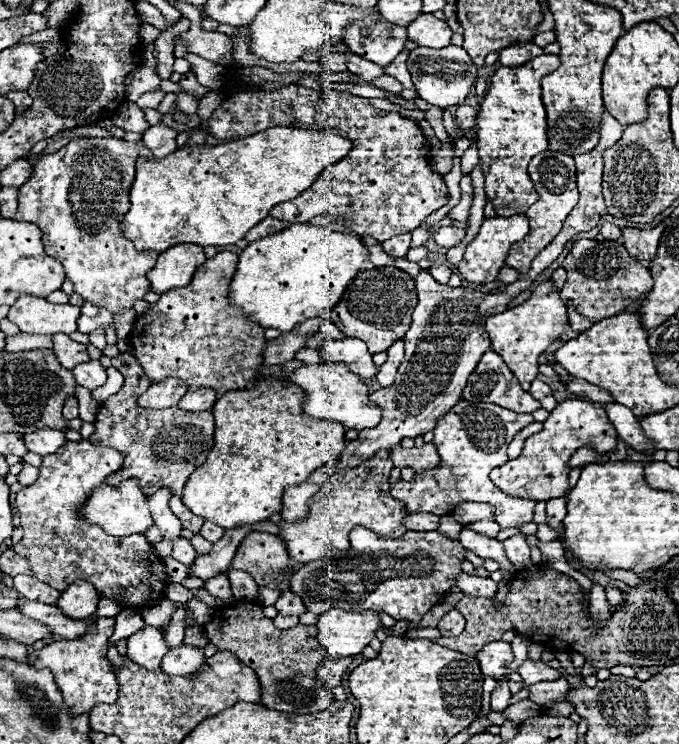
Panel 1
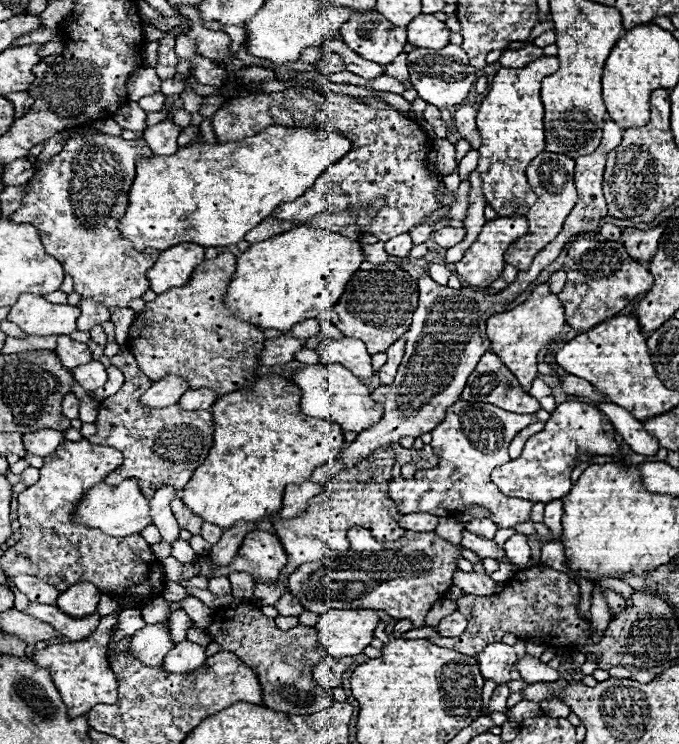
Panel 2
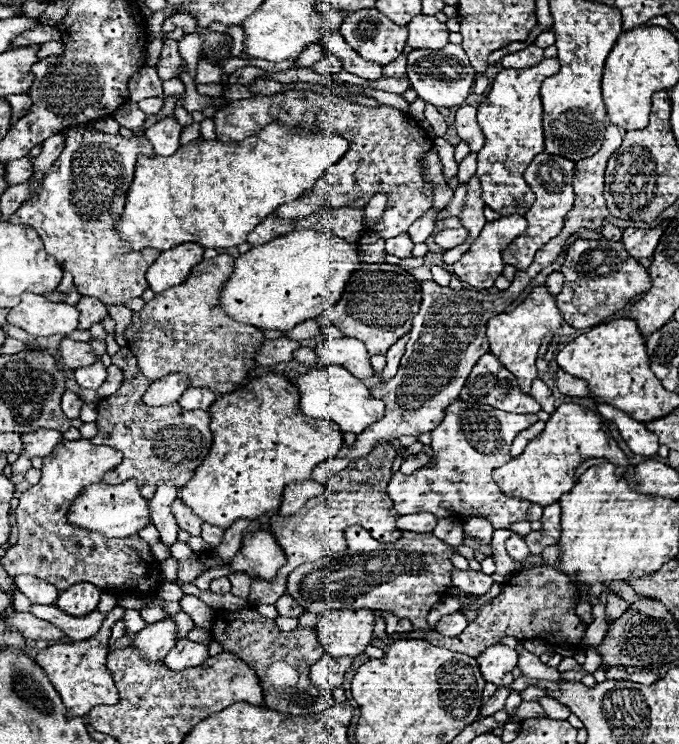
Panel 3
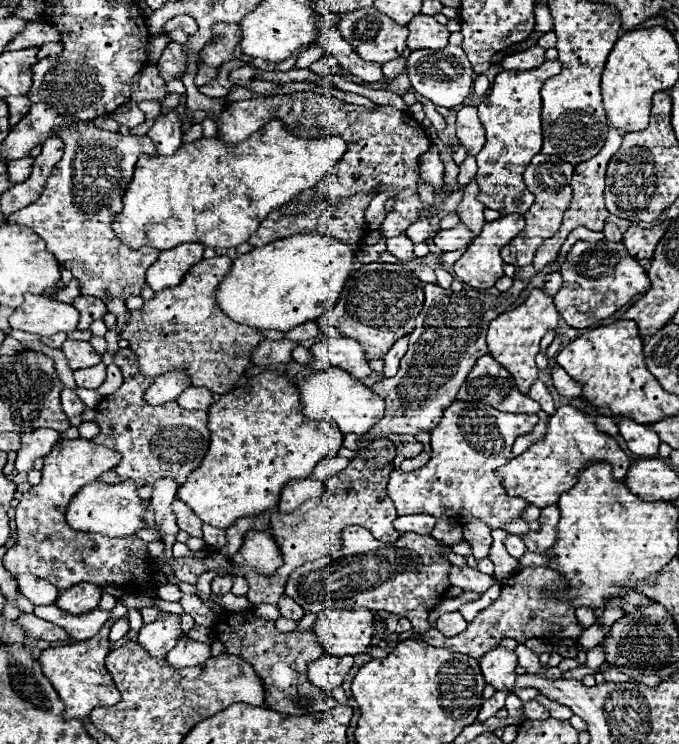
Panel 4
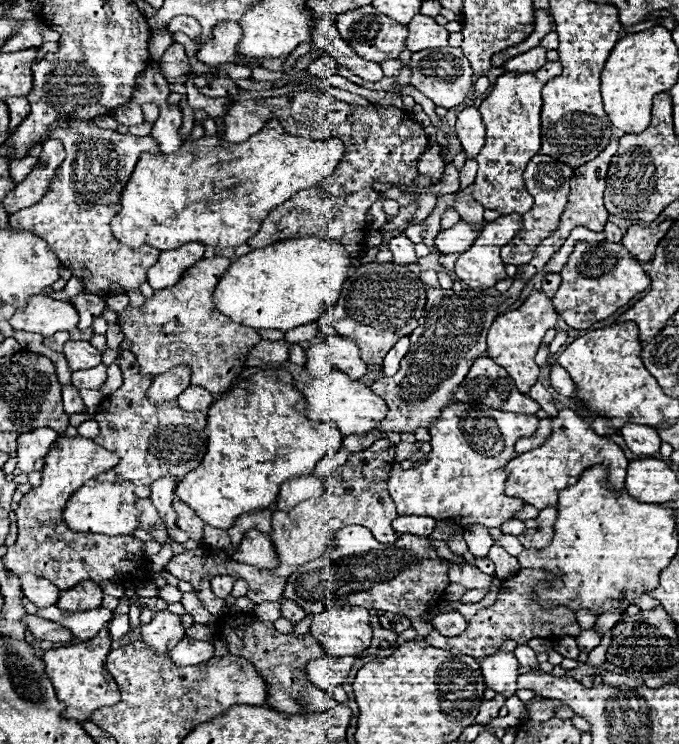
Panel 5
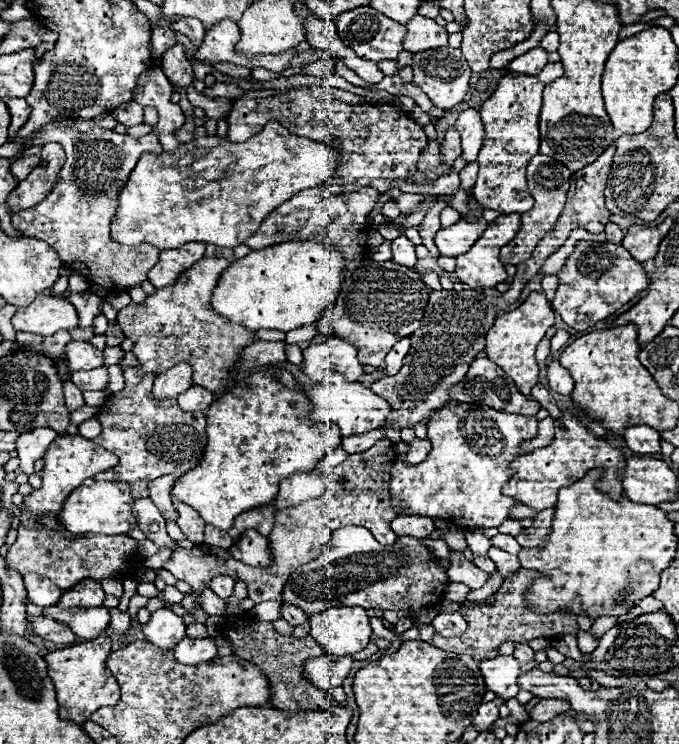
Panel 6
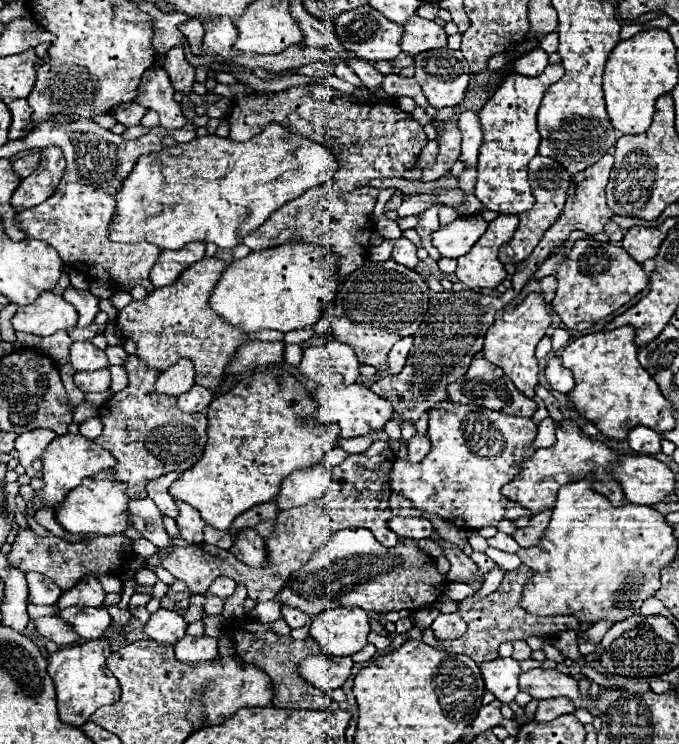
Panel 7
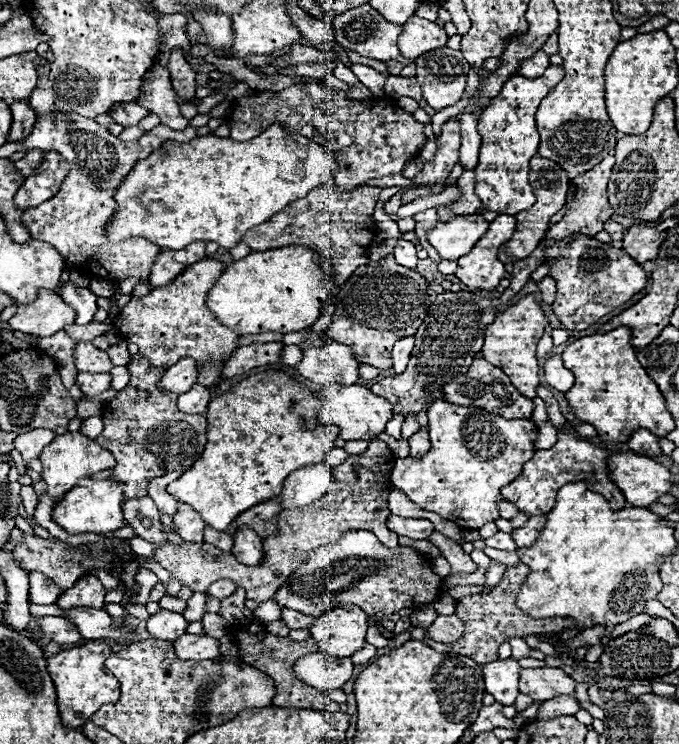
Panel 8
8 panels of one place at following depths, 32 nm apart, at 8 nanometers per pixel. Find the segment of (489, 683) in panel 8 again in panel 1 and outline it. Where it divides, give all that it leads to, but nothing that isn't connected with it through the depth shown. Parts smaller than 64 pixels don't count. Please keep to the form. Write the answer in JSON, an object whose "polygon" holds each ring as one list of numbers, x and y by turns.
{"polygon":[[498,640,498,642,486,644,476,654,476,660,480,662,484,676,492,676,492,678,500,680,500,678,508,676,508,664,514,660,514,654,512,654,512,648,508,642]]}

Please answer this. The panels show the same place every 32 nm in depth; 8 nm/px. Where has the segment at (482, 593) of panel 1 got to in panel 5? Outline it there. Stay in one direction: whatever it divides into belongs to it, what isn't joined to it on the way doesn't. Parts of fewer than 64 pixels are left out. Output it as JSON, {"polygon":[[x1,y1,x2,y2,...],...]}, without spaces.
{"polygon":[[452,564,448,570,448,578,452,584,460,584,466,590,486,590,492,584,492,576,480,572,478,568,472,568,470,564]]}

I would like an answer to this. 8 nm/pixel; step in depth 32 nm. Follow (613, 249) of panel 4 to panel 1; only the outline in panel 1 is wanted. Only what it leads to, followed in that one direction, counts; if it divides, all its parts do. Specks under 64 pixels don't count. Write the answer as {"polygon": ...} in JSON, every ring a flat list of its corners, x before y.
{"polygon":[[578,240,566,256,562,268,568,272,560,298,568,308,572,330,582,332,602,318,624,310,632,300,652,290,652,276,638,260,630,258,626,248,616,240]]}

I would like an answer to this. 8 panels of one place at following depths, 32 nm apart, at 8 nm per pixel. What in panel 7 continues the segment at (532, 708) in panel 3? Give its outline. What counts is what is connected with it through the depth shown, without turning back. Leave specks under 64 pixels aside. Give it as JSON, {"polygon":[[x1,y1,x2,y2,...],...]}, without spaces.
{"polygon":[[554,698,554,700,546,700,546,702,540,702,536,712,534,712,534,720,536,722,548,722,548,720,554,720,562,714,572,714,576,712,574,704,566,698]]}

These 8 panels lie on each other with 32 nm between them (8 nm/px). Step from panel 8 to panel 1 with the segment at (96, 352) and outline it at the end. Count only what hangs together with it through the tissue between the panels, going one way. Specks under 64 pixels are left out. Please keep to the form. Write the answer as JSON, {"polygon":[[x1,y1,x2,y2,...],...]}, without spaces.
{"polygon":[[54,334,52,350,54,350,54,356,58,358,58,362,64,368,74,368,76,364,82,364,82,362,90,360,90,356,86,352,86,346,70,340,68,334]]}

